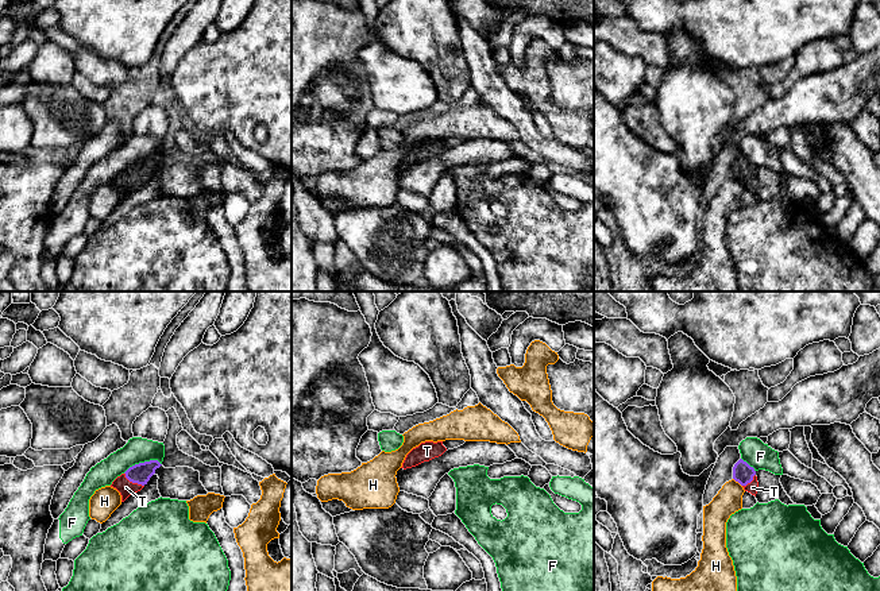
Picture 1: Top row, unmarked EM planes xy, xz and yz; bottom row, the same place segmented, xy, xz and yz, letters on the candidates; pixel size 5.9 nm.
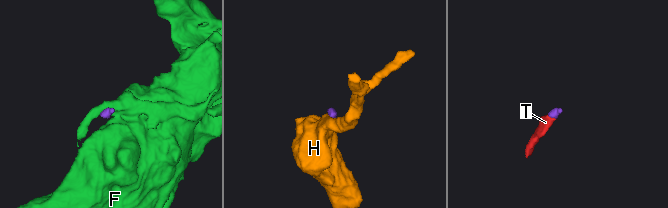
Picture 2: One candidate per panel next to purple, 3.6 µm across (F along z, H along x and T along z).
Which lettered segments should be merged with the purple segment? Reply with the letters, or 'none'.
T

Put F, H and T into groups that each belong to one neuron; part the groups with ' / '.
F / H / T

